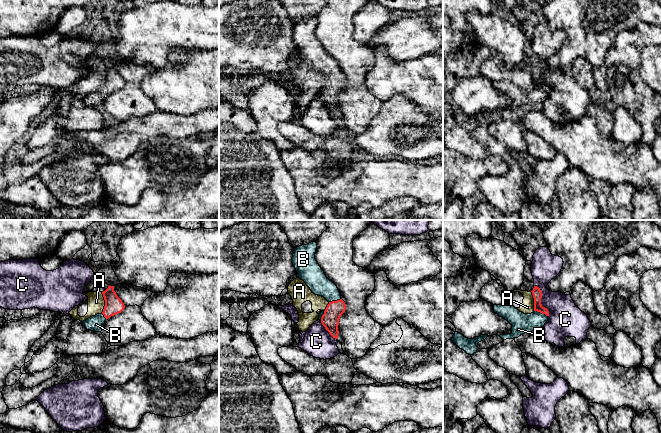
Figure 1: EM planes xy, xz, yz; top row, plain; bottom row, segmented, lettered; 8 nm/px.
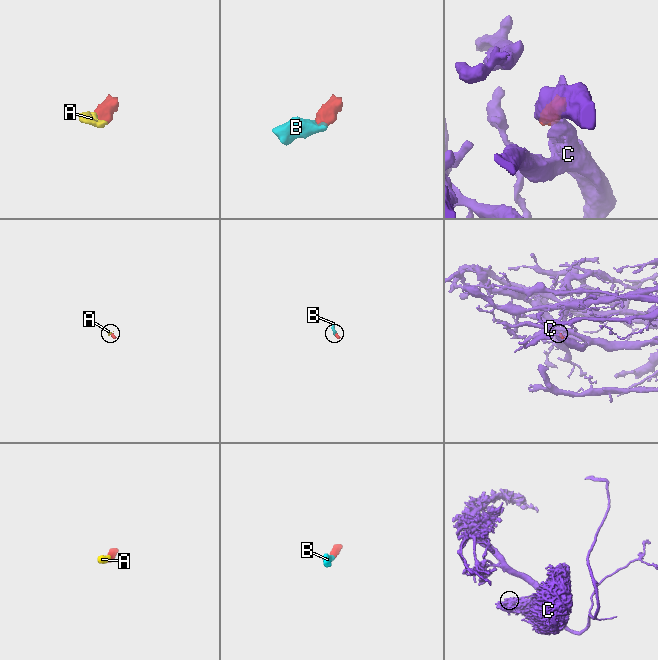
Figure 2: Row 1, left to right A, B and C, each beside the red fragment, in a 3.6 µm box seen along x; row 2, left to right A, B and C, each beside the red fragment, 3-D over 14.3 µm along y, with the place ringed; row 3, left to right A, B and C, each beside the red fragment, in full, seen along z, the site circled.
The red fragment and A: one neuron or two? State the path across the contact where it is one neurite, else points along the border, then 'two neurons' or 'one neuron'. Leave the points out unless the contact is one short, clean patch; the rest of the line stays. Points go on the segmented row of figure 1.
border xy (101, 292), (104, 298), (102, 313); two neurons

